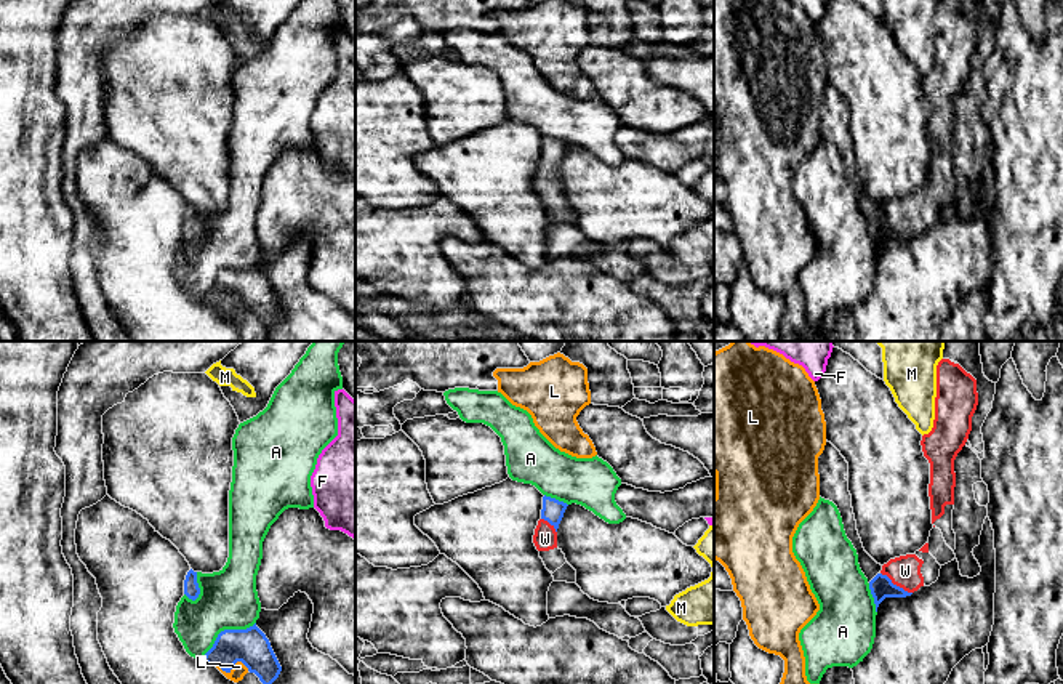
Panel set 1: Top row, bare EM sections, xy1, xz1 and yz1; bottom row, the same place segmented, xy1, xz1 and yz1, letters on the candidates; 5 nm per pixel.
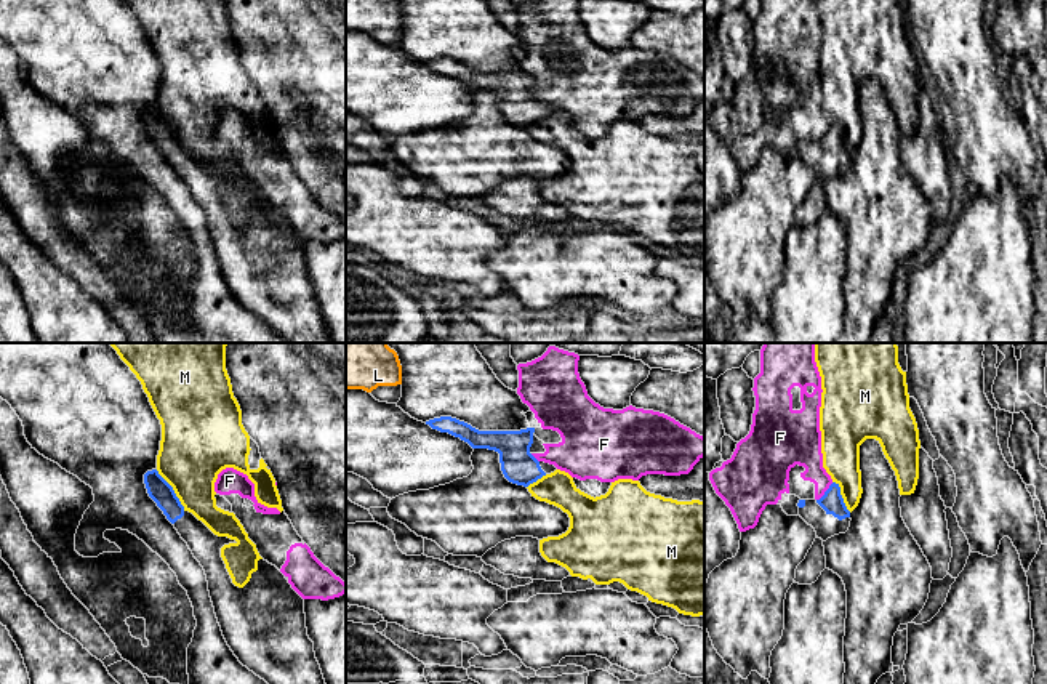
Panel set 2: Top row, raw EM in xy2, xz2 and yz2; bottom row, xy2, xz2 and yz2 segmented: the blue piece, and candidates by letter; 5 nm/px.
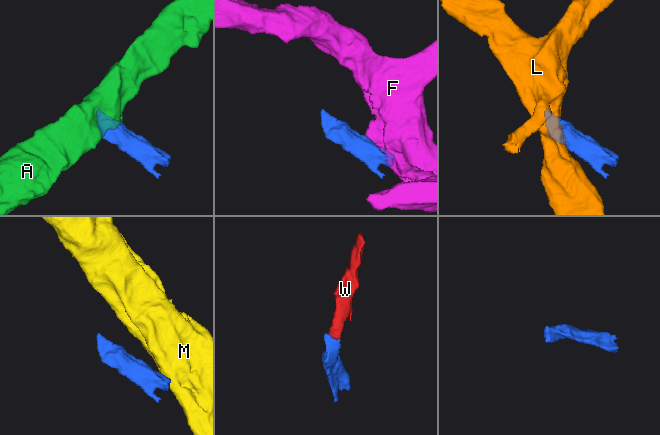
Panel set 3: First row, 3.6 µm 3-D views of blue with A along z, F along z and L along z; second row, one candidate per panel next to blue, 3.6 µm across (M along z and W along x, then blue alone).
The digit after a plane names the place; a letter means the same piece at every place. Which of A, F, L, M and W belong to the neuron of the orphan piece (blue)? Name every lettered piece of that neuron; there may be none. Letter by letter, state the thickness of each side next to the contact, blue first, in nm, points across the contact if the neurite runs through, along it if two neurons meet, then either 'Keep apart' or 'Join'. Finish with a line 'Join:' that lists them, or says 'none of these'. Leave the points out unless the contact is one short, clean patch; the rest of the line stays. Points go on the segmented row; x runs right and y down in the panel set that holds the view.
A: Thickness 180 nm (blue) against 300 nm. Keep apart
F: Thickness 110 nm (blue) against 180 nm. Keep apart
L: Thickness 180 nm (blue) against 80 nm. Boundary: xy1 (216, 665), (228, 671), (240, 662), (248, 670). Keep apart
M: Thickness 110 nm (blue) against 360 nm. Boundary: xy2 (156, 470), (172, 487), (184, 510). Keep apart
W: Thickness 120 nm (blue) against 160 nm. Path across: yz1 (881, 587), (895, 585), (905, 571). Join
Join: W

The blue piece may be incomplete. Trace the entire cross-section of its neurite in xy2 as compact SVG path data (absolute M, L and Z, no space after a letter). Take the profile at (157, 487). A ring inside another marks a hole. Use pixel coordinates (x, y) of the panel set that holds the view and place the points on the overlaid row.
M157 469L144 474L144 484L149 497L203 567L218 623L239 662L267 684L325 684L314 642L307 636L304 599L291 588L285 575L275 565L259 559L258 570L251 573L250 581L243 588L235 586L221 557L221 548L237 541L215 535L202 521L186 511L173 487Z

